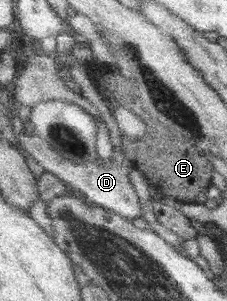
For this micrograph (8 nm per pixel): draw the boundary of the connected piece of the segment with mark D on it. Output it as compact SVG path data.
M102 106L100 112L104 116L104 118L101 118L101 121L106 124L112 146L114 147L112 161L89 162L86 165L77 164L64 157L64 154L58 152L58 150L55 150L48 140L40 137L36 132L33 132L33 136L27 136L25 135L26 130L24 130L22 136L18 136L18 140L20 140L23 149L41 166L50 173L57 175L71 190L83 195L88 201L104 206L108 210L117 212L128 219L140 218L142 217L142 212L144 212L142 210L143 202L135 184L132 182L131 174L135 164L133 160L130 160L127 150L124 148L127 141L120 138L120 128L118 128L118 122L112 118L110 108Z

